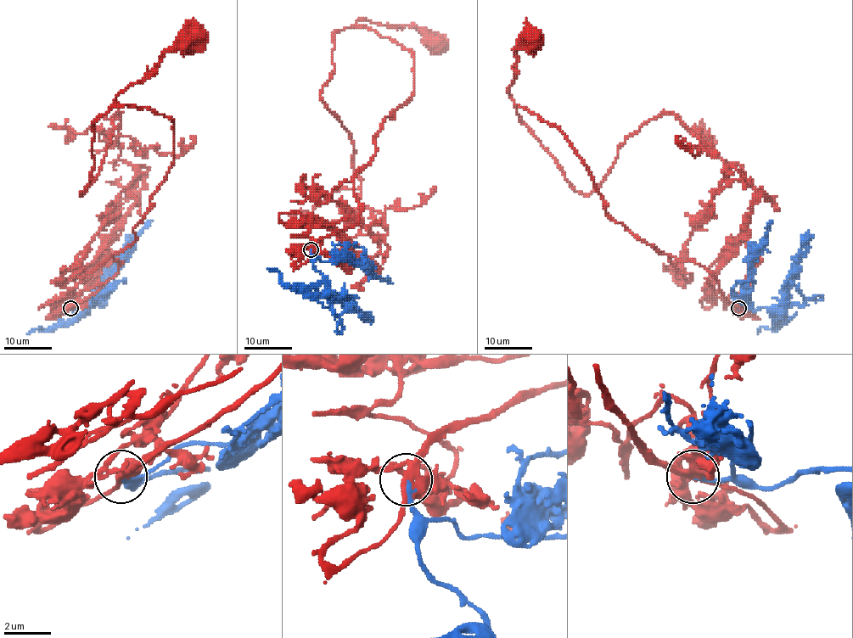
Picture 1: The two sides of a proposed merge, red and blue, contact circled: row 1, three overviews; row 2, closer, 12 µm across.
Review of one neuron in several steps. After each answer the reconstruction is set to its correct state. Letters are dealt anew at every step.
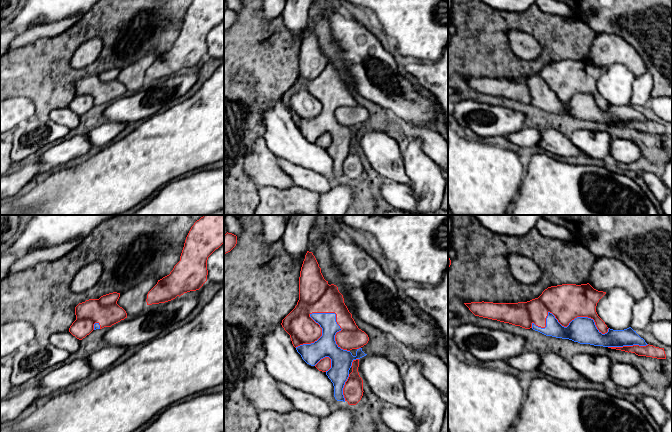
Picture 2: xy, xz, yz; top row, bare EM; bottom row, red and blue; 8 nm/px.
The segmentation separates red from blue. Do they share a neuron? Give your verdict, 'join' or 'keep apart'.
join

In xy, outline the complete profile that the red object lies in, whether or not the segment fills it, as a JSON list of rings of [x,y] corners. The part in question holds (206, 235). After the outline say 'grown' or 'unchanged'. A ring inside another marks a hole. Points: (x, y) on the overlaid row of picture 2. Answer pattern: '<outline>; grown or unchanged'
[[[204,215],[191,227],[180,256],[180,261],[169,275],[158,280],[147,294],[147,305],[165,303],[190,291],[199,290],[207,281],[208,257],[224,244],[224,215]]]; unchanged

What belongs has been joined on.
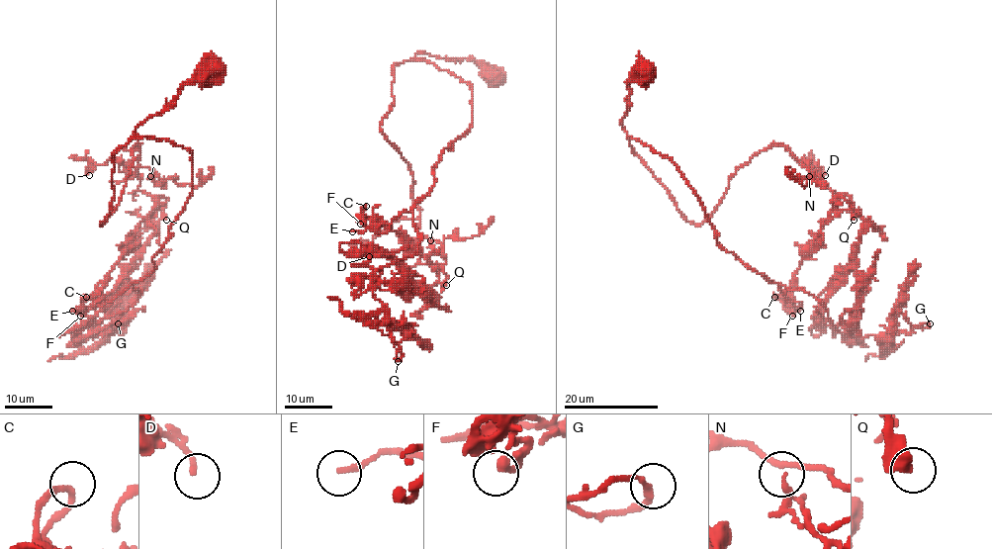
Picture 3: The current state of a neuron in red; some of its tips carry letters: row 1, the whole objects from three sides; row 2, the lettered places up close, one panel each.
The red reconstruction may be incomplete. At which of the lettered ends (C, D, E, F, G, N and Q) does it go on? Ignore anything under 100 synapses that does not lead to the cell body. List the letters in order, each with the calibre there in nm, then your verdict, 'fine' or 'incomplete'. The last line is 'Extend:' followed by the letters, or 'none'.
C: 190 nm | fine
D: 180 nm | fine
E: 180 nm | incomplete
F: 360 nm | fine
G: 160 nm | fine
N: 110 nm | fine
Q: 550 nm | incomplete
Extend: E, Q

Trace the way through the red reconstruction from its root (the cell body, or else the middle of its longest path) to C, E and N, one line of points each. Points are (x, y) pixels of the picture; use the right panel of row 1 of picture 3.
C: (643, 73), (620, 125), (687, 221), (702, 225), (775, 143), (833, 192), (792, 291), (774, 297)
E: (643, 73), (620, 125), (687, 221), (702, 225), (775, 143), (833, 192), (794, 274), (800, 311)
N: (643, 73), (627, 82), (620, 125), (687, 221), (702, 225), (735, 171), (775, 143), (809, 176)

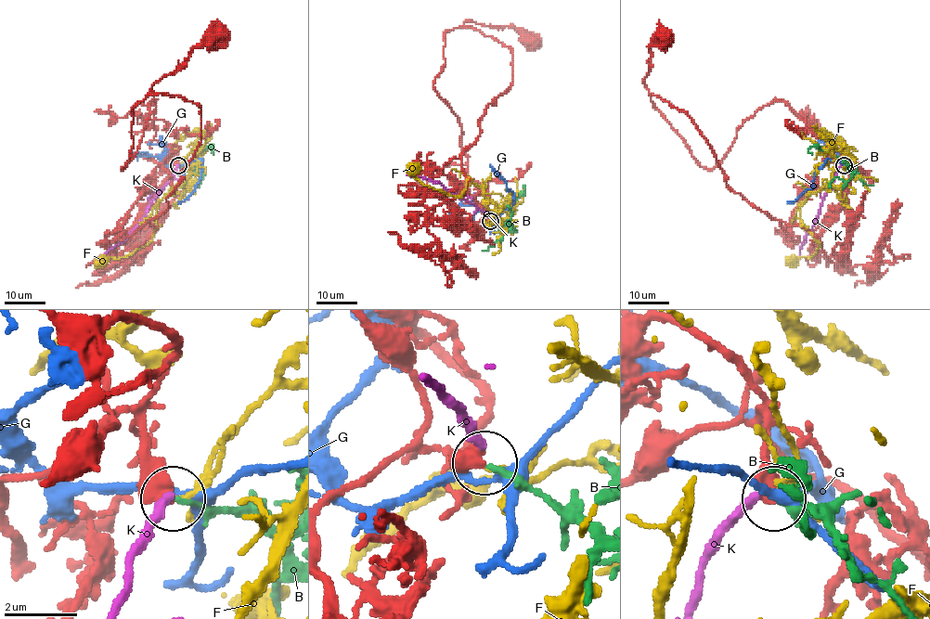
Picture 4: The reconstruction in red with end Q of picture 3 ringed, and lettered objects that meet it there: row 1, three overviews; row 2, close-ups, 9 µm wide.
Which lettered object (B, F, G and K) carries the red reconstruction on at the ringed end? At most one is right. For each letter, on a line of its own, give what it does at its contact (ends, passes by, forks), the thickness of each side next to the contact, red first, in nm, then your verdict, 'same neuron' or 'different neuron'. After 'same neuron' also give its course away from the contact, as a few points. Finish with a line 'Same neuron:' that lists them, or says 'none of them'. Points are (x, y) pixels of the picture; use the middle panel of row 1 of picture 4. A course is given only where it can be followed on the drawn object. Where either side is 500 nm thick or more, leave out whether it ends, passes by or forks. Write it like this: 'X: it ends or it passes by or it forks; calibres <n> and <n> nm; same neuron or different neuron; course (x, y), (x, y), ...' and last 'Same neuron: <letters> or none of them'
B: calibres 600 and 150 nm; same neuron; course (491, 221), (506, 228), (517, 199), (524, 190), (523, 186), (524, 188)
F: calibres 600 and 100 nm; different neuron
G: calibres 650 and 190 nm; different neuron
K: calibres 600 and 280 nm; different neuron
Same neuron: B

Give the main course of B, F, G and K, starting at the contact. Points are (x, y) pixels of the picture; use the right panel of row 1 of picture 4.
B: (844, 165), (851, 170), (840, 158), (813, 146), (808, 149), (811, 155)
F: (844, 165), (844, 153), (833, 150), (831, 179), (800, 206), (800, 225), (818, 248), (809, 258), (789, 261)
G: (845, 163), (827, 160), (814, 174), (812, 186), (788, 203)
K: (842, 164), (821, 201), (813, 226), (807, 235), (797, 261)

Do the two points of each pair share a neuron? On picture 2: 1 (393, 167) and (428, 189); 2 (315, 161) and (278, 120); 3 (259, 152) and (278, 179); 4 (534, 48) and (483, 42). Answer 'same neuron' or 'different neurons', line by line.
1: different neurons
2: same neuron
3: same neuron
4: different neurons

